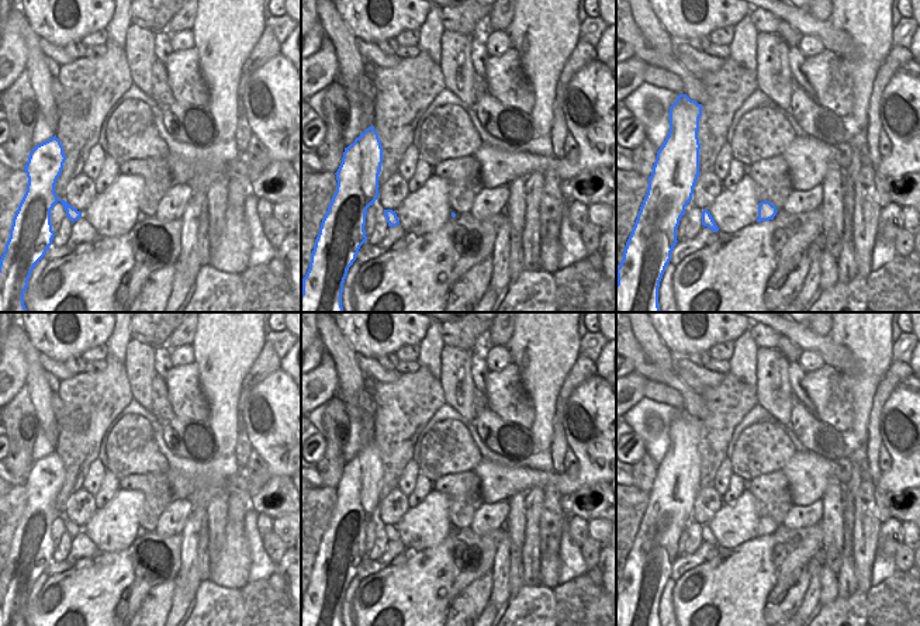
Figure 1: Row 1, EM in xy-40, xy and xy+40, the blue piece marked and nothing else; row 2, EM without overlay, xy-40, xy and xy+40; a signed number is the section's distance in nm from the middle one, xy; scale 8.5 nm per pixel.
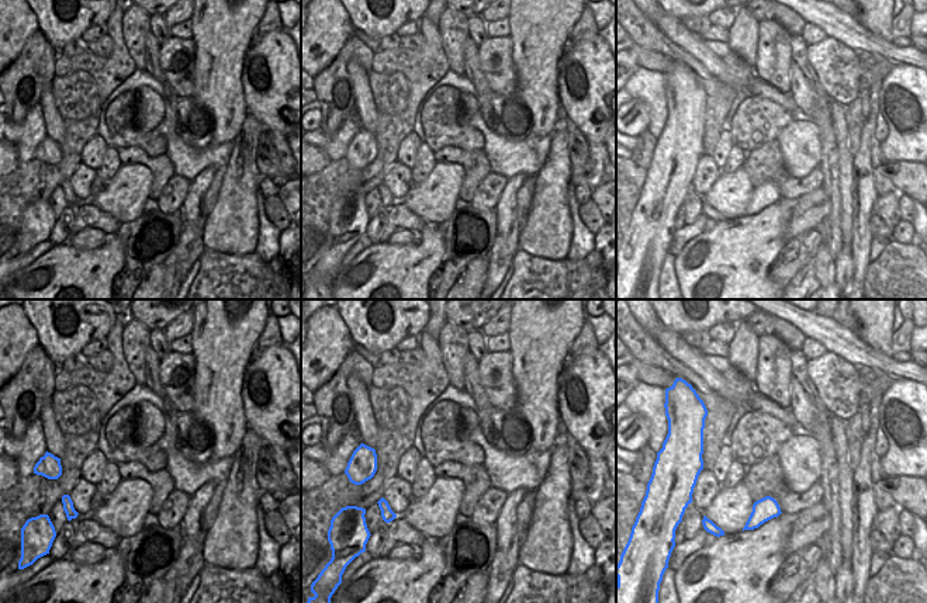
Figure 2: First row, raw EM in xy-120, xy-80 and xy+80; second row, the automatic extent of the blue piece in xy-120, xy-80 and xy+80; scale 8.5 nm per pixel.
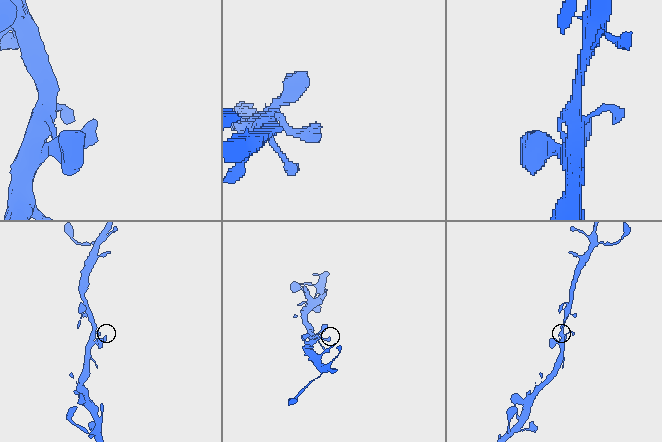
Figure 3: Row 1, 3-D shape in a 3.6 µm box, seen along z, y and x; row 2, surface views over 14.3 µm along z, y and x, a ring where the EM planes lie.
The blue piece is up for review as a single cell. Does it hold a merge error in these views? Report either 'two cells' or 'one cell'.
one cell

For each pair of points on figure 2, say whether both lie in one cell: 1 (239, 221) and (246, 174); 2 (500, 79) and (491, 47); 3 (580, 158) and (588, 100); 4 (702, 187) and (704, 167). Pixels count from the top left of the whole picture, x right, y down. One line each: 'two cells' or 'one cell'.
1: one cell
2: one cell
3: two cells
4: one cell

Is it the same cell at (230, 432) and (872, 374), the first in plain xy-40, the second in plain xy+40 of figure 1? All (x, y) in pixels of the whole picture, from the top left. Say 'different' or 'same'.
same

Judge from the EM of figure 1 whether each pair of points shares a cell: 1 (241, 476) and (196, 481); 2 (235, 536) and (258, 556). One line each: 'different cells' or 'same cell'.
1: same cell
2: different cells

